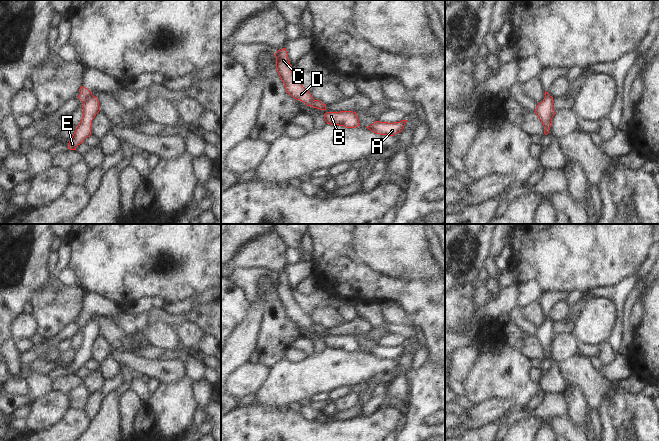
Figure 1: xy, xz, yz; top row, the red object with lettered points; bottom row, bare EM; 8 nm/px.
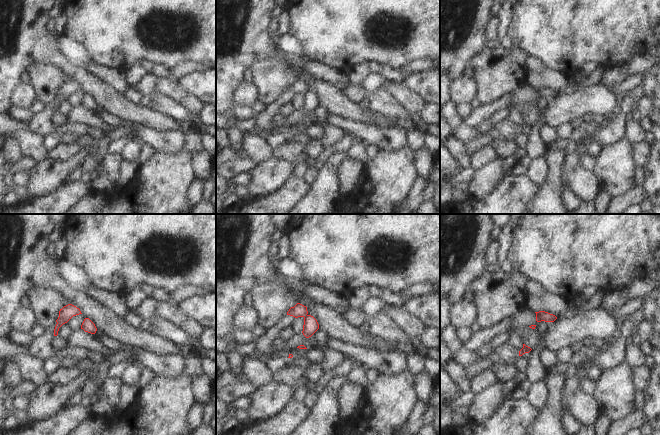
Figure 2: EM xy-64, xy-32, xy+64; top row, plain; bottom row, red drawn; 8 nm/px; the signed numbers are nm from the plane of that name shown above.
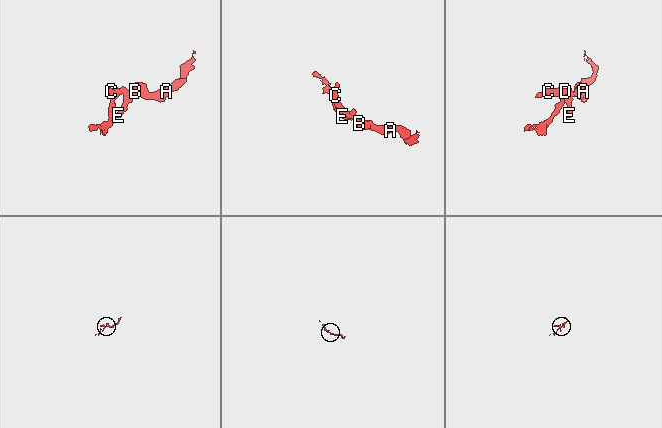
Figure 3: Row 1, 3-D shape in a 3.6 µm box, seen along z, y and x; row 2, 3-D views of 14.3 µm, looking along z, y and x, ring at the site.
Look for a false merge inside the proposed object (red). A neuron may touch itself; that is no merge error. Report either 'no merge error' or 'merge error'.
merge error

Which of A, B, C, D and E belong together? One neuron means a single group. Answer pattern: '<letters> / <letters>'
A B E / C D

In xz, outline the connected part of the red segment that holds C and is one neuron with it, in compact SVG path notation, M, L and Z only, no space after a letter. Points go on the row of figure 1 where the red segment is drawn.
M286 48L275 53L276 69L285 85L285 89L294 99L304 102L307 106L313 107L314 99L295 78L292 73L292 66L288 59Z

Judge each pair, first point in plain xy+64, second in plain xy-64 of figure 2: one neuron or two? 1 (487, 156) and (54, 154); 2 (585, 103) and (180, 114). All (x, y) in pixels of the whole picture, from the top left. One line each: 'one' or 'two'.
1: two
2: one

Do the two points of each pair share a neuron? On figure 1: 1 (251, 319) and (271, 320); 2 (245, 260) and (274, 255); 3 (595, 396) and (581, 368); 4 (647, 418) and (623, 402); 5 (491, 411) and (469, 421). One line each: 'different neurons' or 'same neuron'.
1: different neurons
2: same neuron
3: same neuron
4: same neuron
5: same neuron

